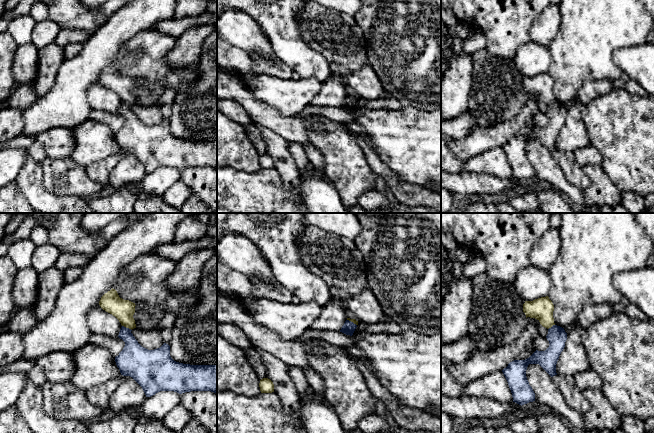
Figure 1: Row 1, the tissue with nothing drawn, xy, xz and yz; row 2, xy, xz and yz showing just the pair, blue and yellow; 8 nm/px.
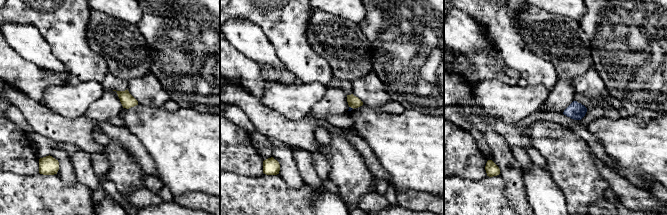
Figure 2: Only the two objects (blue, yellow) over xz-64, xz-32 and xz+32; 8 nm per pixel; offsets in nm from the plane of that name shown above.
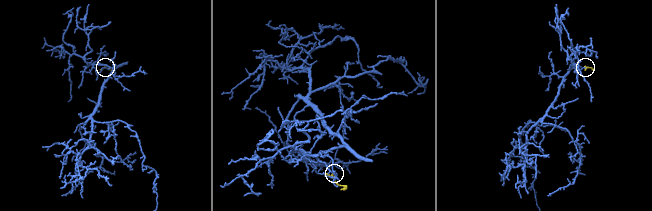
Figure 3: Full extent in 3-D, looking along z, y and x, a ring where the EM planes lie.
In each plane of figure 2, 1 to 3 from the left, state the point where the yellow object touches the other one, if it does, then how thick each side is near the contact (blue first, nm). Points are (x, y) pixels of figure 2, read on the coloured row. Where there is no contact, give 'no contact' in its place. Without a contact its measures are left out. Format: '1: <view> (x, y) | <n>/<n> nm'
1: no contact
2: xz-32 (350, 107) | 20/100 nm
3: no contact

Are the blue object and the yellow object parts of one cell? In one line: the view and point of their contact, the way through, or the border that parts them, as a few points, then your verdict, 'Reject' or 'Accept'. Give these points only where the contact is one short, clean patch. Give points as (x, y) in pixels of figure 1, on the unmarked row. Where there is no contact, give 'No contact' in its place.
Touches blue at xy (127, 104). Boundary: xy (122, 101), (131, 106). Reject

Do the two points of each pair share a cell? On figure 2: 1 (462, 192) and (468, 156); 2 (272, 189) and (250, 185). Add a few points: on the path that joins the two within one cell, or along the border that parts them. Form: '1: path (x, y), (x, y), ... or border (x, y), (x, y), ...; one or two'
1: border (486, 175), (476, 180), (454, 178); two
2: path (267, 189), (255, 189); one

